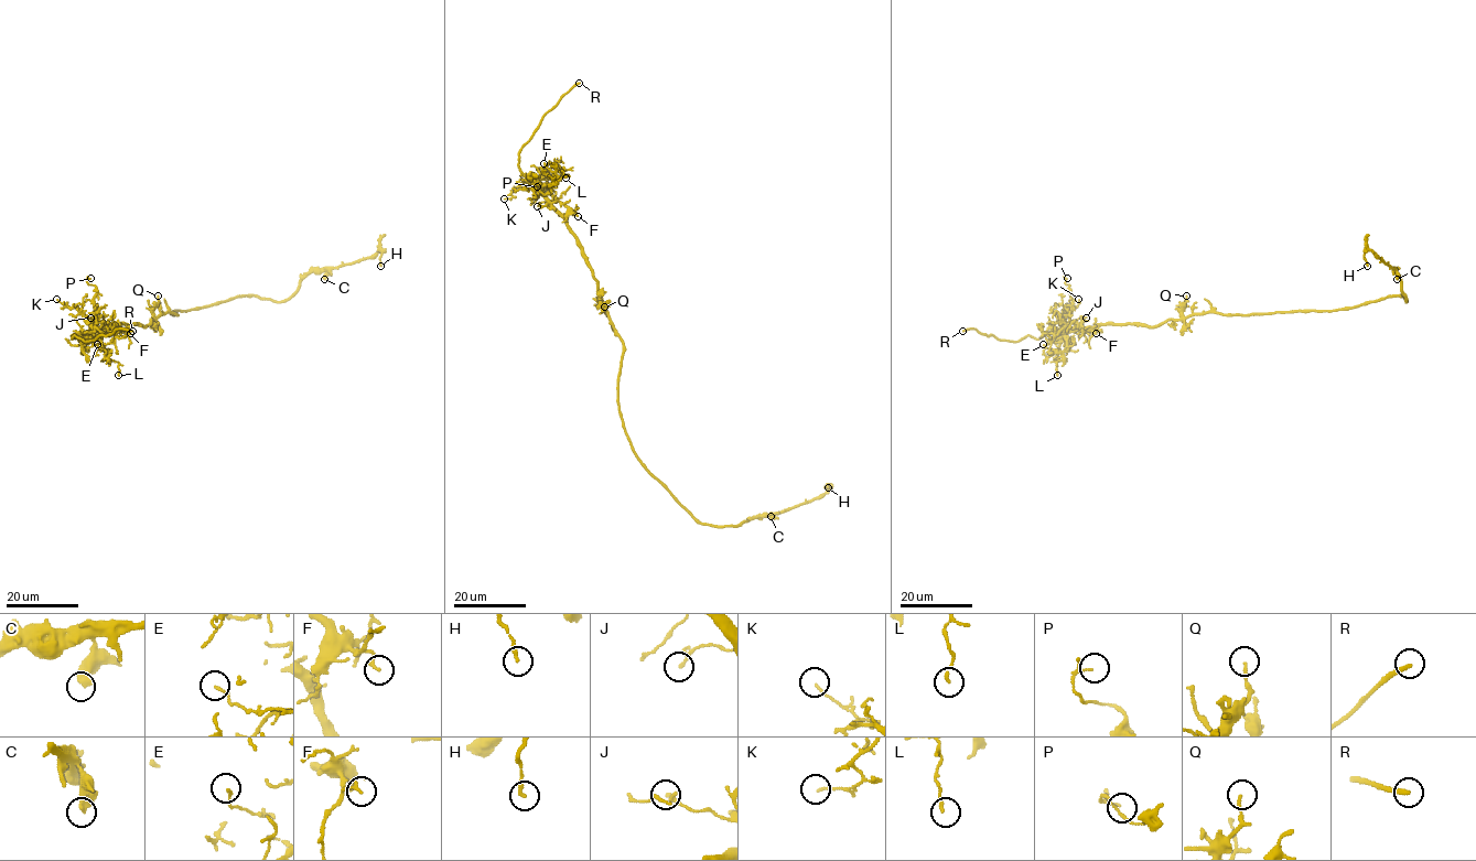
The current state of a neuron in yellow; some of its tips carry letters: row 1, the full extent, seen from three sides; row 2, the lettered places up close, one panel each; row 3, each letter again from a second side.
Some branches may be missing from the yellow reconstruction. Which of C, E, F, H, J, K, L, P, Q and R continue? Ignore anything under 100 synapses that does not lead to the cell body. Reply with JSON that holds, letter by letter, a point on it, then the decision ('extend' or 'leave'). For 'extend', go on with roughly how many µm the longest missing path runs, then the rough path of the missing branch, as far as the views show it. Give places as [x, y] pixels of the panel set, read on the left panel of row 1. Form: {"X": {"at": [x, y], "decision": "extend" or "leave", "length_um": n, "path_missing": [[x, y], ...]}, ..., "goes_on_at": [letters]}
{"C": {"at": [324, 279], "decision": "leave"}, "E": {"at": [97, 344], "decision": "leave"}, "F": {"at": [130, 333], "decision": "leave"}, "H": {"at": [380, 266], "decision": "leave"}, "J": {"at": [90, 318], "decision": "leave"}, "K": {"at": [56, 299], "decision": "leave"}, "L": {"at": [118, 375], "decision": "leave"}, "P": {"at": [90, 278], "decision": "leave"}, "Q": {"at": [158, 296], "decision": "leave"}, "R": {"at": [132, 331], "decision": "extend", "length_um": 40, "path_missing": [[132, 331], [152, 333], [190, 299], [200, 302], [201, 282]]}, "goes_on_at": ["R"]}

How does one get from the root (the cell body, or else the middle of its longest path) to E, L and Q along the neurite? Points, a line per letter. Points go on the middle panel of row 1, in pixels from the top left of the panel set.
E: (620, 370), (623, 341), (577, 236), (541, 191), (552, 179), (543, 163)
L: (620, 370), (623, 341), (599, 296), (593, 269), (567, 219), (541, 191), (541, 184), (548, 185), (566, 178)
Q: (620, 370), (623, 341), (600, 302), (604, 307)

